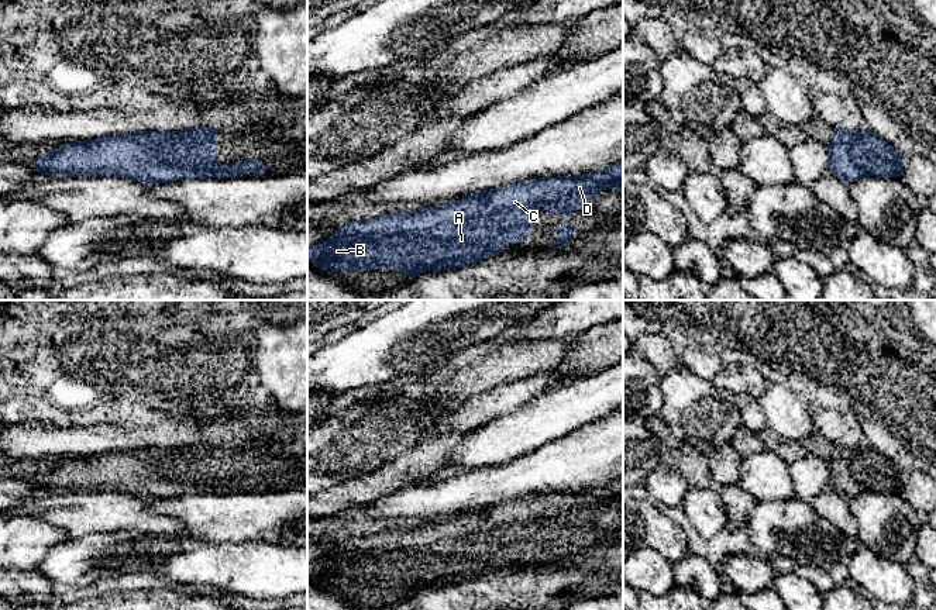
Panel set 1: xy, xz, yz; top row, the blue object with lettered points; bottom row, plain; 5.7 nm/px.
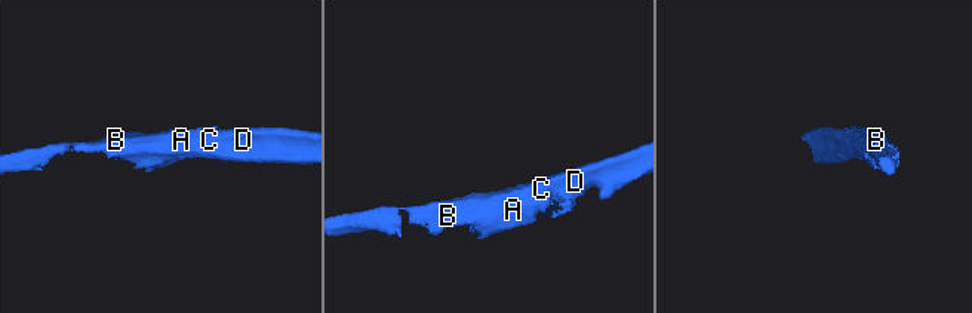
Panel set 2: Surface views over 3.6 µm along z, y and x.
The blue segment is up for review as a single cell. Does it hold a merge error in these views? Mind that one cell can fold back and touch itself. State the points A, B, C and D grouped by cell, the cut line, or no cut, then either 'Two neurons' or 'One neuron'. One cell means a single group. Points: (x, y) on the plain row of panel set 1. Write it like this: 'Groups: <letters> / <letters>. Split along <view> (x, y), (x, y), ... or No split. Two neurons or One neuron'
Groups: A B C D. No split. One neuron

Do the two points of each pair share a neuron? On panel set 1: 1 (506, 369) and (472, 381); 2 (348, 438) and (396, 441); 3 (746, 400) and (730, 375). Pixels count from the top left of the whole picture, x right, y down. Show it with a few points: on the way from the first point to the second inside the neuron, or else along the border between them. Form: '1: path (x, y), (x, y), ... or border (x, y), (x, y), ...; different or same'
1: path (498, 374), (481, 378); same
2: path (360, 438), (385, 438); same
3: border (736, 395), (750, 395), (757, 400); different

